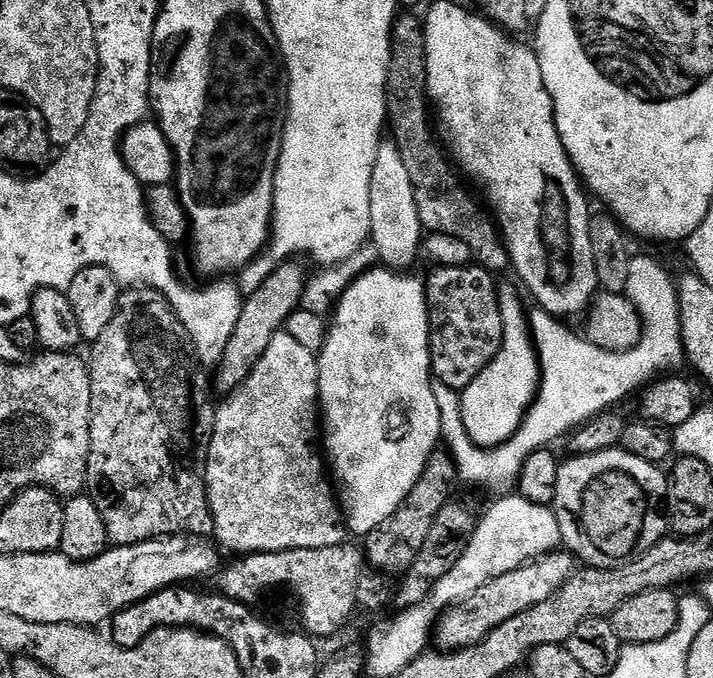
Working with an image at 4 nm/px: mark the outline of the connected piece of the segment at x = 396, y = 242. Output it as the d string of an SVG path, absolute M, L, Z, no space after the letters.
M381 143L378 154L374 158L374 178L370 178L370 240L376 245L380 255L380 264L393 270L408 270L422 252L422 229L418 218L418 202L414 198L414 186L410 182L410 173L406 171L406 162L402 162L402 154L398 154L395 144Z

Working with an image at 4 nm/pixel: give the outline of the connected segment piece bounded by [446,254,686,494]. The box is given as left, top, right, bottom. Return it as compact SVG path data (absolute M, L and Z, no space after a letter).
M633 255L630 262L630 275L626 282L626 290L623 293L630 303L638 310L640 320L644 323L644 329L640 335L640 341L630 350L625 352L607 352L592 345L589 341L572 332L565 321L554 317L541 308L529 311L529 328L532 341L535 344L536 354L540 359L540 390L536 394L536 400L524 420L520 429L504 444L497 448L483 448L478 446L462 430L457 431L457 436L447 437L446 448L452 461L456 463L456 474L461 481L468 484L478 484L482 488L489 488L496 494L508 494L517 487L520 471L523 464L530 458L532 452L547 449L555 440L563 441L573 430L585 424L587 420L593 420L600 412L615 409L619 400L627 398L631 392L637 393L649 382L663 377L665 374L675 373L685 367L684 340L680 337L680 294L677 281L655 260L652 256Z

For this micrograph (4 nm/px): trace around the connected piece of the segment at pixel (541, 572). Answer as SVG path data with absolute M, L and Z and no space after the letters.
M557 550L529 560L528 563L518 566L518 570L510 570L502 574L502 578L494 578L486 582L482 590L470 594L466 602L448 609L436 621L435 647L440 650L474 647L478 642L482 642L482 638L486 638L486 634L502 626L502 622L514 618L514 614L522 614L522 610L530 610L530 606L538 606L538 602L546 602L546 598L550 598L550 594L559 590L577 568L578 561L571 552Z

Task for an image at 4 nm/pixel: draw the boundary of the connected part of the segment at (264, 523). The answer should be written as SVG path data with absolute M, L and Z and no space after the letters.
M279 331L274 338L270 338L270 346L266 346L266 354L252 368L252 373L245 378L239 389L231 393L232 396L216 409L214 434L208 451L208 465L204 471L204 481L208 484L208 505L214 518L215 539L219 545L234 554L250 552L277 552L278 550L318 550L322 546L338 546L346 540L346 521L341 509L337 493L334 491L333 481L330 479L329 469L326 467L325 457L322 455L321 445L318 443L318 417L320 407L320 365L317 353L306 350L295 338L290 338L286 331Z

